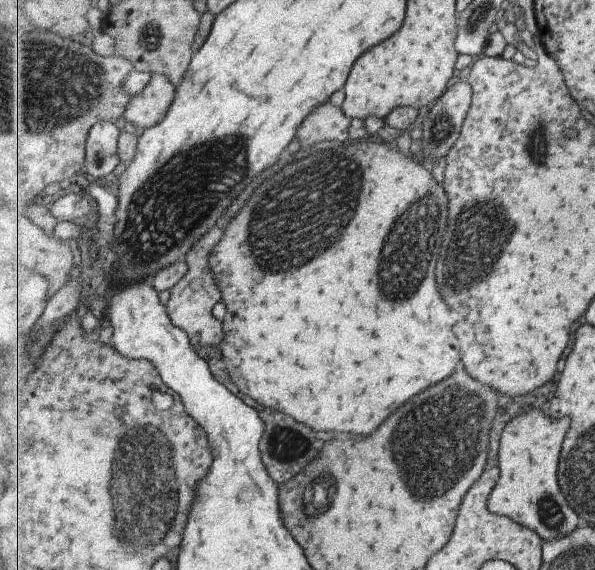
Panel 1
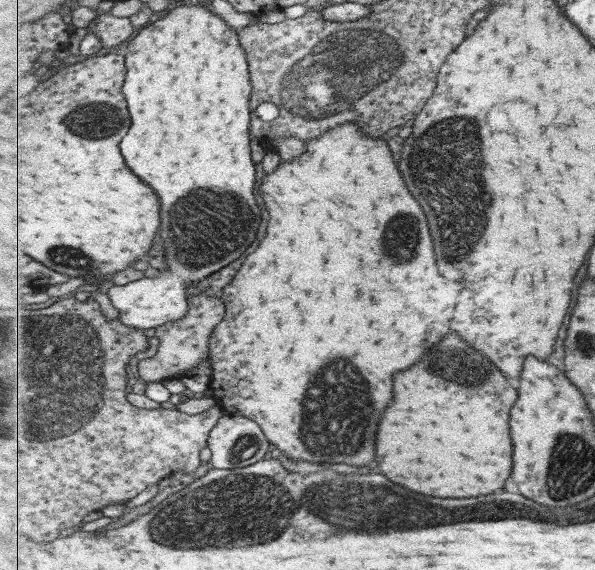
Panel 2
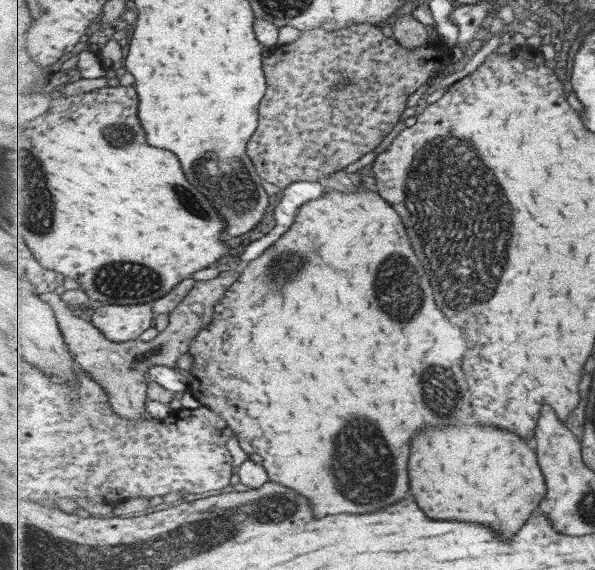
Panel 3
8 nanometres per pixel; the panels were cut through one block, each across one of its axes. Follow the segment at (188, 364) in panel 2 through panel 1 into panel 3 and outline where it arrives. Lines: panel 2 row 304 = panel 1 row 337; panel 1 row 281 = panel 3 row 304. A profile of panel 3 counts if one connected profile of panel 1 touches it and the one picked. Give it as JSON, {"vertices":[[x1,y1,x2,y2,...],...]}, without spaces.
{"vertices":[[234,269,222,272,213,279,195,282,187,296,168,314,169,323,166,328,150,342,143,342,140,339,113,342,91,321,87,322,79,318,79,312,63,302,61,295,54,291,47,293,47,302,54,309,55,316,58,317,58,324,78,368,87,371,95,380,99,380,99,384,103,384,103,388,107,388,111,407,115,413,125,420,139,422,145,418,150,364,177,366,177,360,185,352,190,352,193,339,213,320,215,305,226,296,229,287,241,276,239,272,241,269]]}

